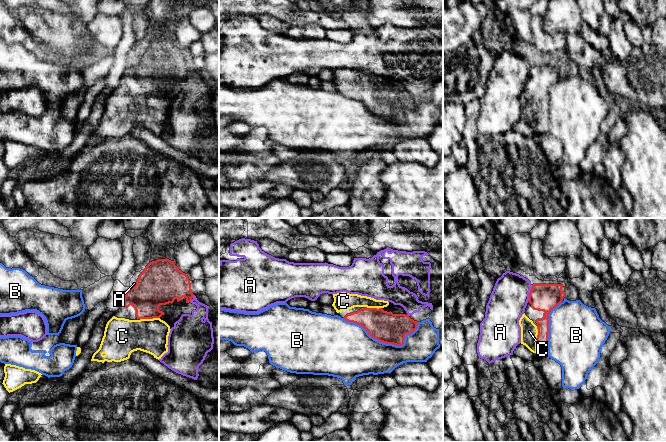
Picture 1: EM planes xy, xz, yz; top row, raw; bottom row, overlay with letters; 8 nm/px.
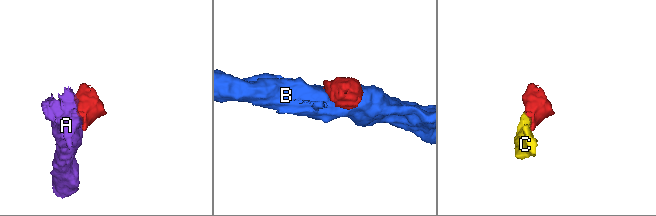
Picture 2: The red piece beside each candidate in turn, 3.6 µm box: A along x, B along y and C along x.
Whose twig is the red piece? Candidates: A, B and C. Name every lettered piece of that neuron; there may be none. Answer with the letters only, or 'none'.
C

